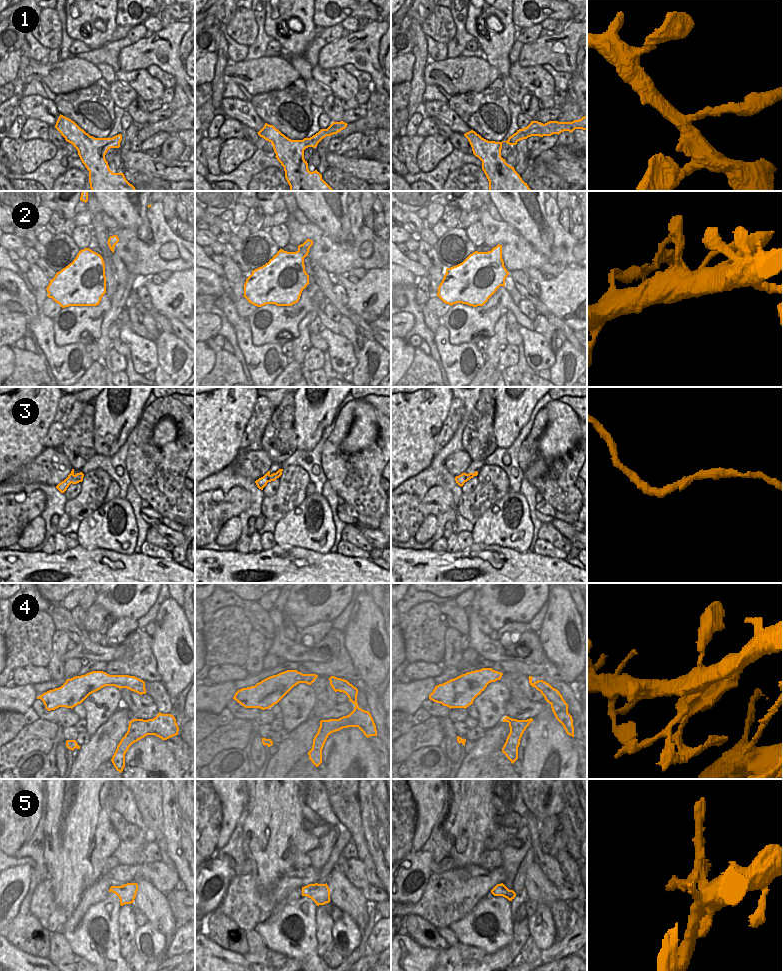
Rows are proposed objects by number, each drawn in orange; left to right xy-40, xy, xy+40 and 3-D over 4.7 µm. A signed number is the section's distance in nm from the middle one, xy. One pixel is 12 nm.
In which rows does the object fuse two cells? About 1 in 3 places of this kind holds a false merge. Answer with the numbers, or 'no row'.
2, 4

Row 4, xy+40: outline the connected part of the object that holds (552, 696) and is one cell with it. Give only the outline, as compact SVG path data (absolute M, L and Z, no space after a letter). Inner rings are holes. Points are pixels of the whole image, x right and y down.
M529 676L528 678L530 685L540 691L545 700L551 705L552 711L563 711L568 713L568 704L557 689L543 680L538 680L533 683L533 677Z

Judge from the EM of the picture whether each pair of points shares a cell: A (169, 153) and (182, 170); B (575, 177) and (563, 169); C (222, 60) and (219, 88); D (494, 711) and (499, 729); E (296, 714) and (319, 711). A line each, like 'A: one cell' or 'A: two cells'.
A: two cells
B: one cell
C: one cell
D: two cells
E: two cells

